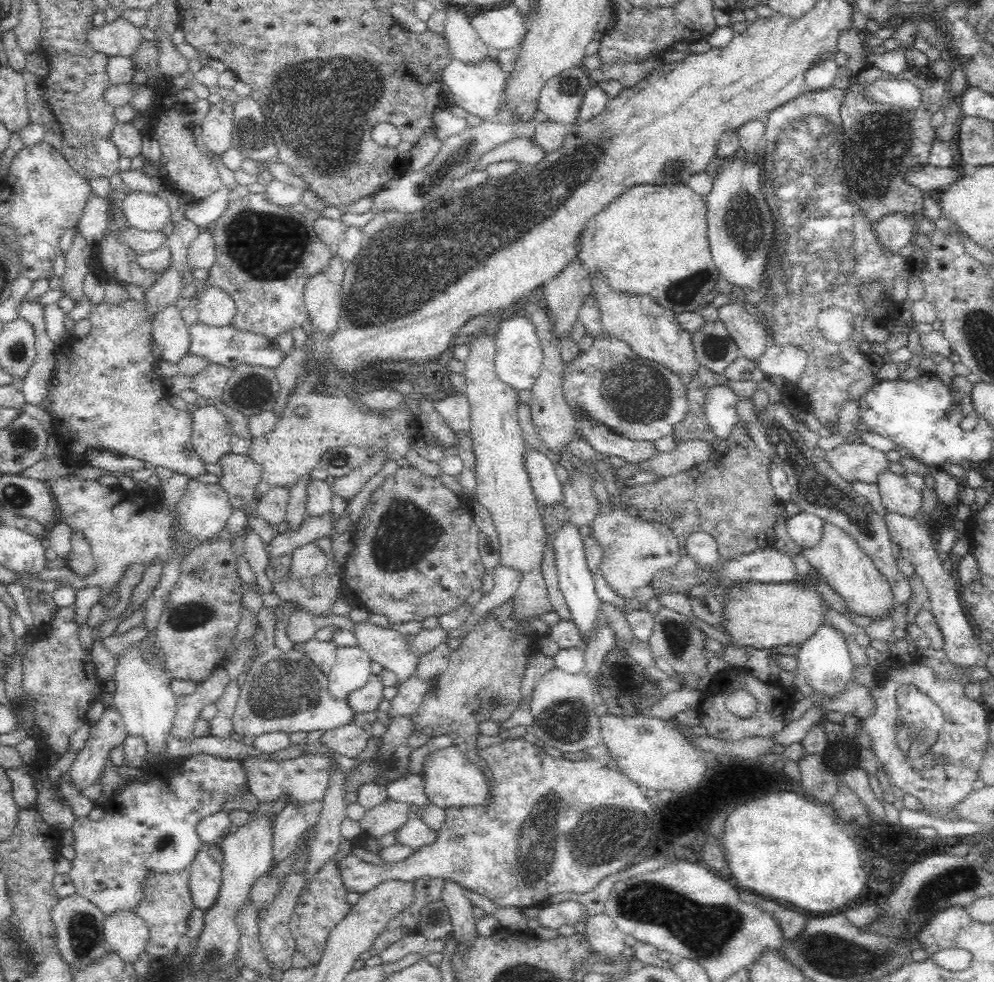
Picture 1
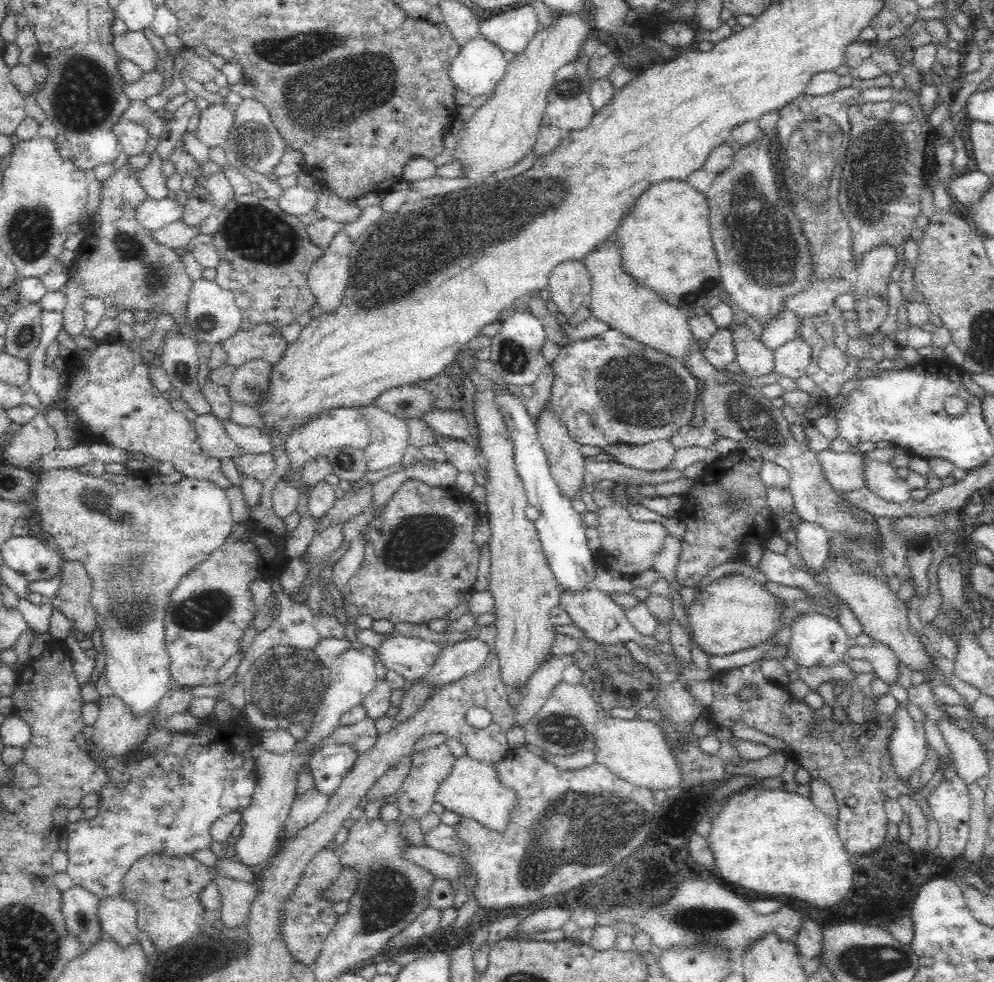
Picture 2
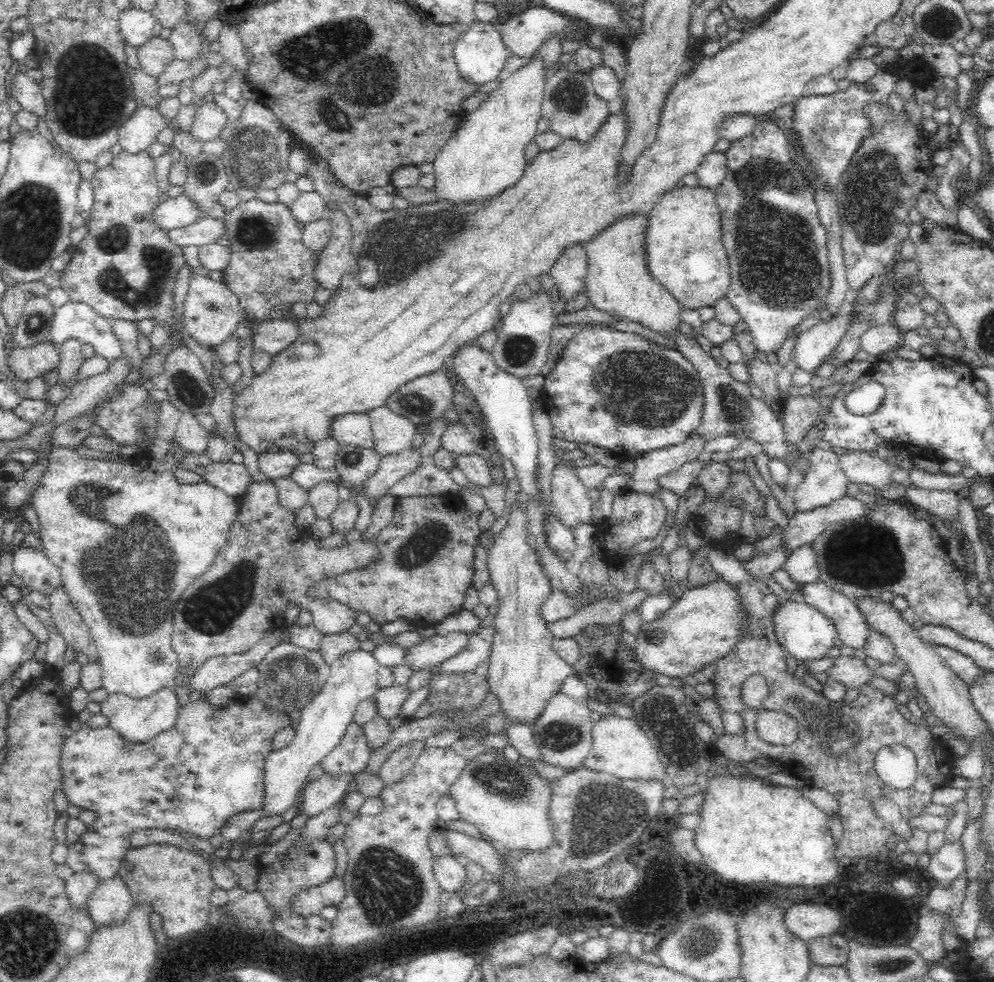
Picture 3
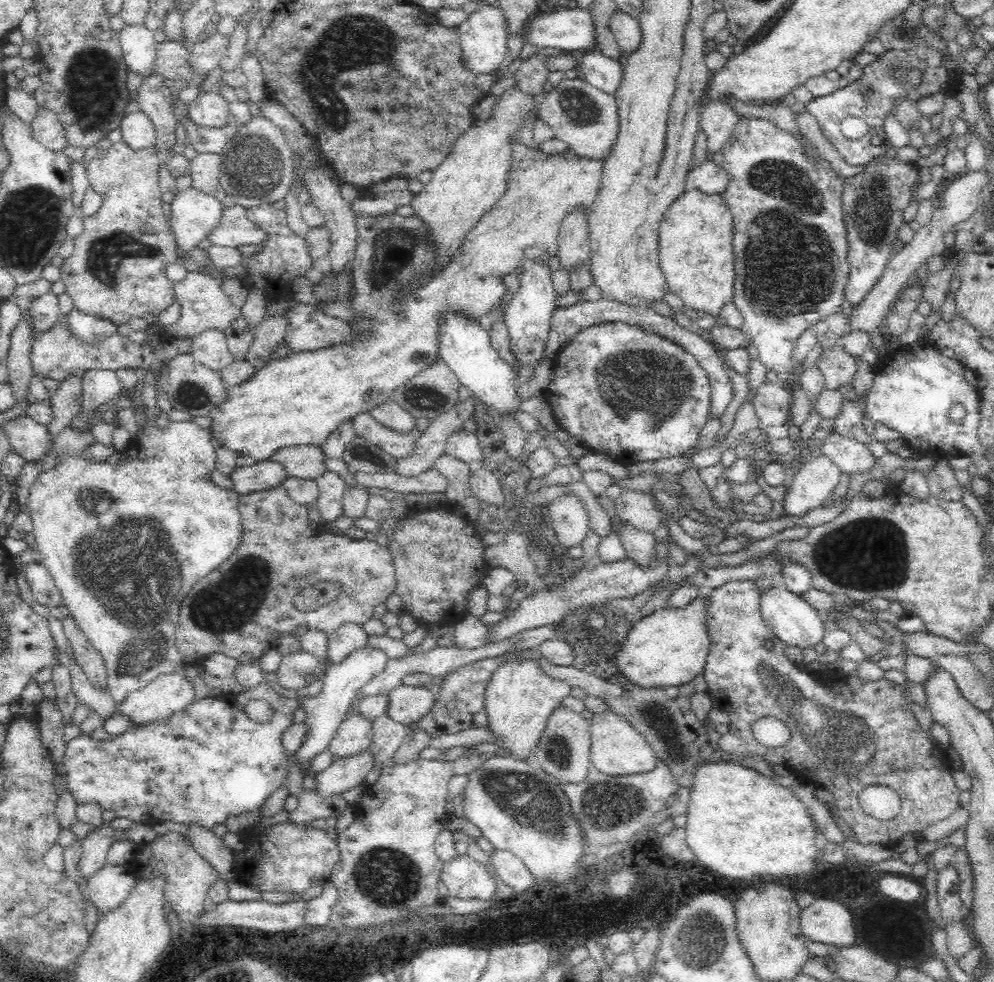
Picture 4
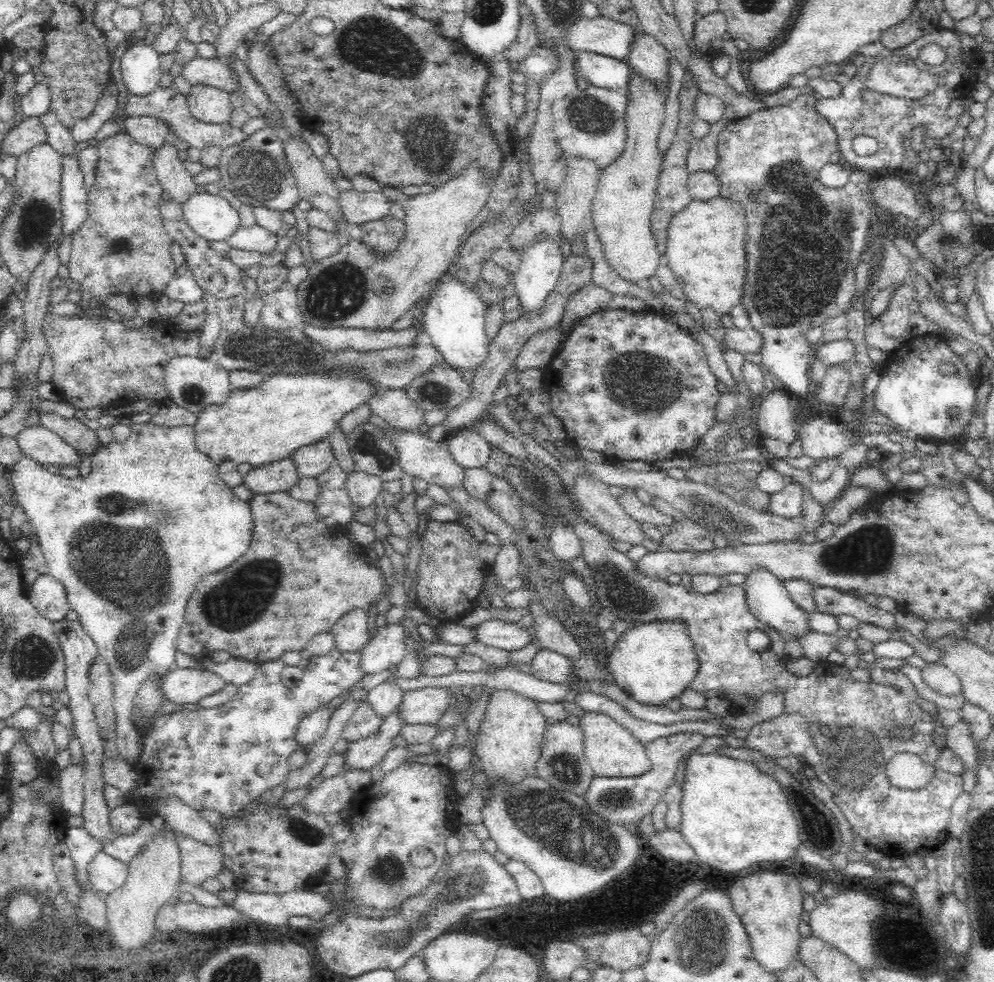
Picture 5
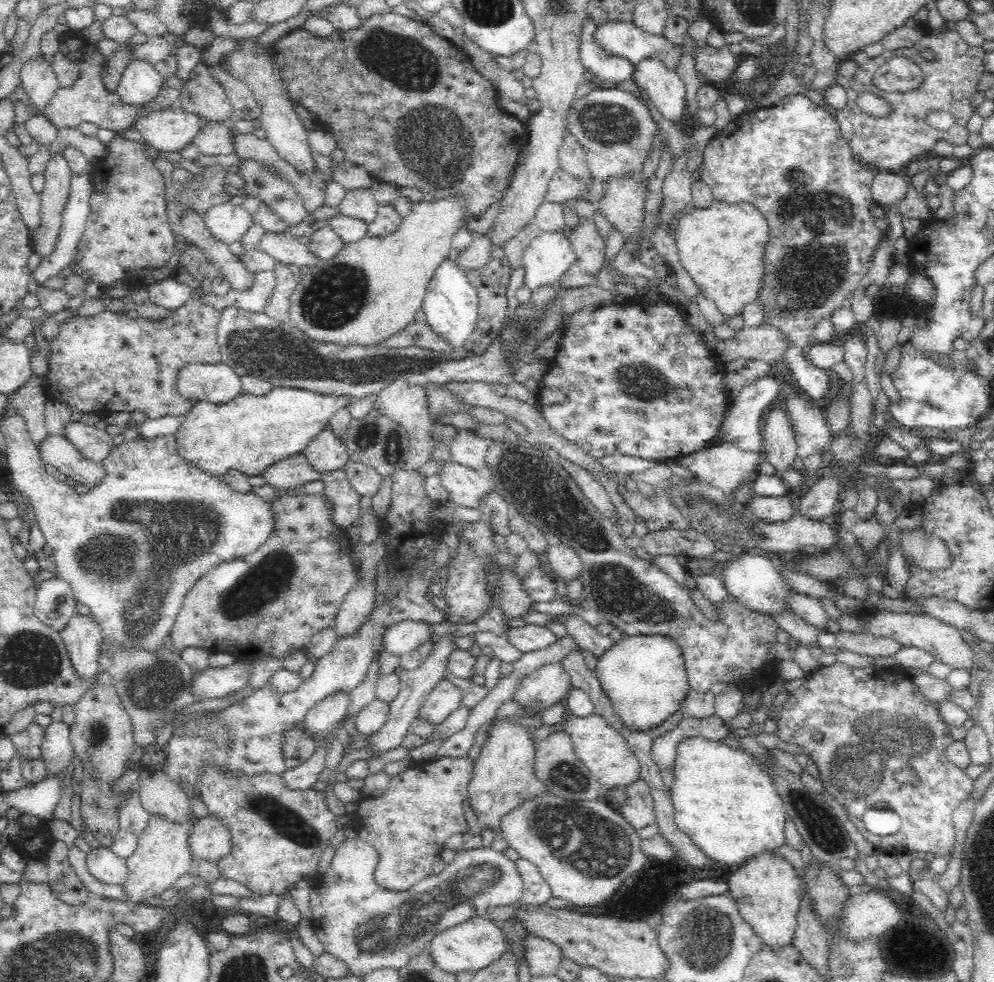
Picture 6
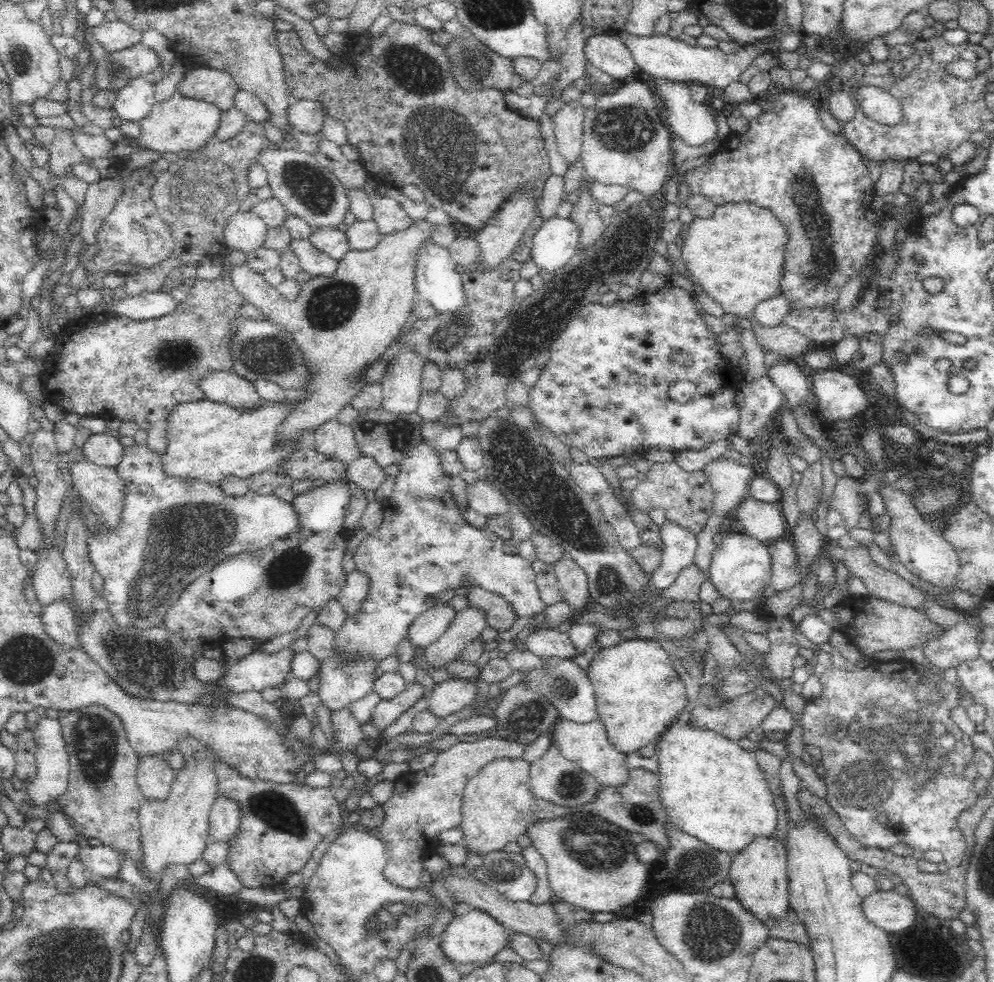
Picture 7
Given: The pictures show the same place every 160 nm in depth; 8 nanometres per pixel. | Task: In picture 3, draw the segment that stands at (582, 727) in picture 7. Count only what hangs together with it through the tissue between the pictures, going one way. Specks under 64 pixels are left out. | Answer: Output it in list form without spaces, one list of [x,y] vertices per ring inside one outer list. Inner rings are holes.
[[[611,714],[594,722],[593,746],[582,767],[589,770],[607,773],[617,779],[660,781],[668,783],[668,774],[659,757],[659,752],[654,748],[652,741],[644,729],[634,720],[620,715]]]

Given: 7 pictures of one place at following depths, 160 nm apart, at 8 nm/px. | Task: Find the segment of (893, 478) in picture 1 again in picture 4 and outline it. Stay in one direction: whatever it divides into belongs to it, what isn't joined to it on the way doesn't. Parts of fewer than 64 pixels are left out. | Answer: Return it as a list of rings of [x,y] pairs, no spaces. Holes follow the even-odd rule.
[[[834,433],[824,441],[823,454],[829,456],[842,473],[870,476],[877,460],[866,445]]]

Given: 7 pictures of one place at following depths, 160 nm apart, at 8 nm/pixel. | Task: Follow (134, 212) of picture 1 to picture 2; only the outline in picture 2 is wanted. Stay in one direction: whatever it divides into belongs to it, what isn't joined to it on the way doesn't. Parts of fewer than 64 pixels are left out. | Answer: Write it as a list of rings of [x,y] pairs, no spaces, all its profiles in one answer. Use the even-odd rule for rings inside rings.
[[[168,197],[151,199],[146,198],[136,206],[136,221],[149,231],[160,230],[171,222],[180,219],[183,208],[175,200]]]

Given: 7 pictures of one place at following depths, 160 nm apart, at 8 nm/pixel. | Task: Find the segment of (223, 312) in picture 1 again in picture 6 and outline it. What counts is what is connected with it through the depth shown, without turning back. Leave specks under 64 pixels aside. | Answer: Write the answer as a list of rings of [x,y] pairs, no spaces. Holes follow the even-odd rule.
[[[174,275],[162,280],[156,280],[145,286],[150,293],[149,302],[154,302],[164,308],[180,308],[192,298],[194,291],[187,282],[180,282]]]

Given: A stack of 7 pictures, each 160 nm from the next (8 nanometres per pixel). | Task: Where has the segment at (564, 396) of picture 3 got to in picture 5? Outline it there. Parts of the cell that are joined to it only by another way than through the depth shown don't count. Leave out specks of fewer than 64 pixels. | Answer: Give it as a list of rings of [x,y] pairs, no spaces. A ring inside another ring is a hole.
[[[608,306],[593,312],[590,316],[582,317],[572,326],[562,348],[544,370],[542,387],[550,394],[551,413],[560,419],[567,434],[567,440],[576,448],[586,454],[601,455],[602,457],[616,456],[620,460],[643,460],[650,463],[684,455],[692,446],[700,444],[700,439],[715,423],[714,408],[722,393],[720,382],[709,367],[705,347],[701,343],[692,339],[678,325],[670,323],[660,314],[651,313],[646,308],[635,312],[628,311],[624,307],[615,308],[614,306]]]

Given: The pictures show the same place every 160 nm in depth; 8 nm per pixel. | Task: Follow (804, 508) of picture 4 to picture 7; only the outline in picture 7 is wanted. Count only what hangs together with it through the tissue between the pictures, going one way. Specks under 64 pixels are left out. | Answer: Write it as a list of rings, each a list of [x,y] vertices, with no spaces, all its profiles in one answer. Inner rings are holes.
[[[746,497],[738,506],[735,516],[746,535],[761,542],[769,543],[789,534],[780,504]]]

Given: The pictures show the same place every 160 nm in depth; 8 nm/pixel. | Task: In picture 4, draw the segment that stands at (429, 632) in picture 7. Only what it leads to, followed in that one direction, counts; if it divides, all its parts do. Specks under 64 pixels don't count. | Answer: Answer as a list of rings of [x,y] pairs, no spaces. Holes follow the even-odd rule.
[[[366,645],[345,656],[344,660],[340,660],[338,664],[330,666],[330,669],[324,674],[323,688],[320,693],[311,697],[298,696],[296,698],[300,701],[299,708],[304,710],[303,722],[306,723],[306,732],[304,732],[300,748],[296,748],[296,752],[290,752],[286,756],[287,777],[292,766],[308,771],[310,761],[321,752],[328,750],[339,726],[350,716],[347,712],[356,695],[369,680],[384,670],[387,660],[388,657],[384,651]]]

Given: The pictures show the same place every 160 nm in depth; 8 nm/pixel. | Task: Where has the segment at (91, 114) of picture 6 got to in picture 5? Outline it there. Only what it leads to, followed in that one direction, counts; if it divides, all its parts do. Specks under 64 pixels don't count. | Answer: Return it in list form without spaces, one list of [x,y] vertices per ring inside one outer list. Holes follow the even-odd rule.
[[[174,86],[159,87],[151,94],[139,96],[129,94],[125,108],[127,116],[151,116],[160,122],[166,123],[169,130],[173,130],[177,138],[182,139],[189,147],[202,150],[208,146],[216,146],[220,149],[242,143],[247,134],[238,127],[232,127],[230,123],[208,124],[194,118],[189,111],[187,96],[180,94]]]

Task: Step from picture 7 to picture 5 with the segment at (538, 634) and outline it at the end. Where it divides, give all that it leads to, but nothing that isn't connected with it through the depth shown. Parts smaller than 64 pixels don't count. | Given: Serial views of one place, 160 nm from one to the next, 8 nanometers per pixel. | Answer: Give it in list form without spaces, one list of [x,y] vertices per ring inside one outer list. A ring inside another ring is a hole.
[[[491,619],[472,627],[471,630],[475,634],[475,642],[498,647],[508,652],[531,643],[531,636],[521,623]]]

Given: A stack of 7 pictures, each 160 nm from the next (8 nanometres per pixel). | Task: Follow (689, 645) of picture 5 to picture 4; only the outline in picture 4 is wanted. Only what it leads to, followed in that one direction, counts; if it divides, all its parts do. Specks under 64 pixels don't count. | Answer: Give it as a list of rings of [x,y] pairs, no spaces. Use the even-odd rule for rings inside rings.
[[[699,595],[692,598],[684,607],[659,609],[632,624],[626,641],[620,641],[615,658],[617,667],[626,680],[634,684],[637,689],[652,688],[652,686],[680,686],[702,674],[712,642],[708,635],[708,605],[707,596]]]

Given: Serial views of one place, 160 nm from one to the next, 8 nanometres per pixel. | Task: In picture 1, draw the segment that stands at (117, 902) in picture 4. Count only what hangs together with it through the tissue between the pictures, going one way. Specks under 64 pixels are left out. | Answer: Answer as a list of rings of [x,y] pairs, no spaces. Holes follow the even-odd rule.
[[[135,911],[115,912],[105,917],[103,933],[107,948],[132,965],[145,952],[149,939],[147,924]]]

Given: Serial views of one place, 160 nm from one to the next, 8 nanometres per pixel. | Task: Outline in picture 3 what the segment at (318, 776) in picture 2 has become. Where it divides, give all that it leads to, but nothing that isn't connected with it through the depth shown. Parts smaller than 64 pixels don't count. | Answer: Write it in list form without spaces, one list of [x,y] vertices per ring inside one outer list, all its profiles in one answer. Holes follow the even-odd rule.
[[[352,722],[342,740],[320,760],[319,765],[330,777],[342,774],[355,776],[365,770],[370,758],[370,748],[362,725]]]

